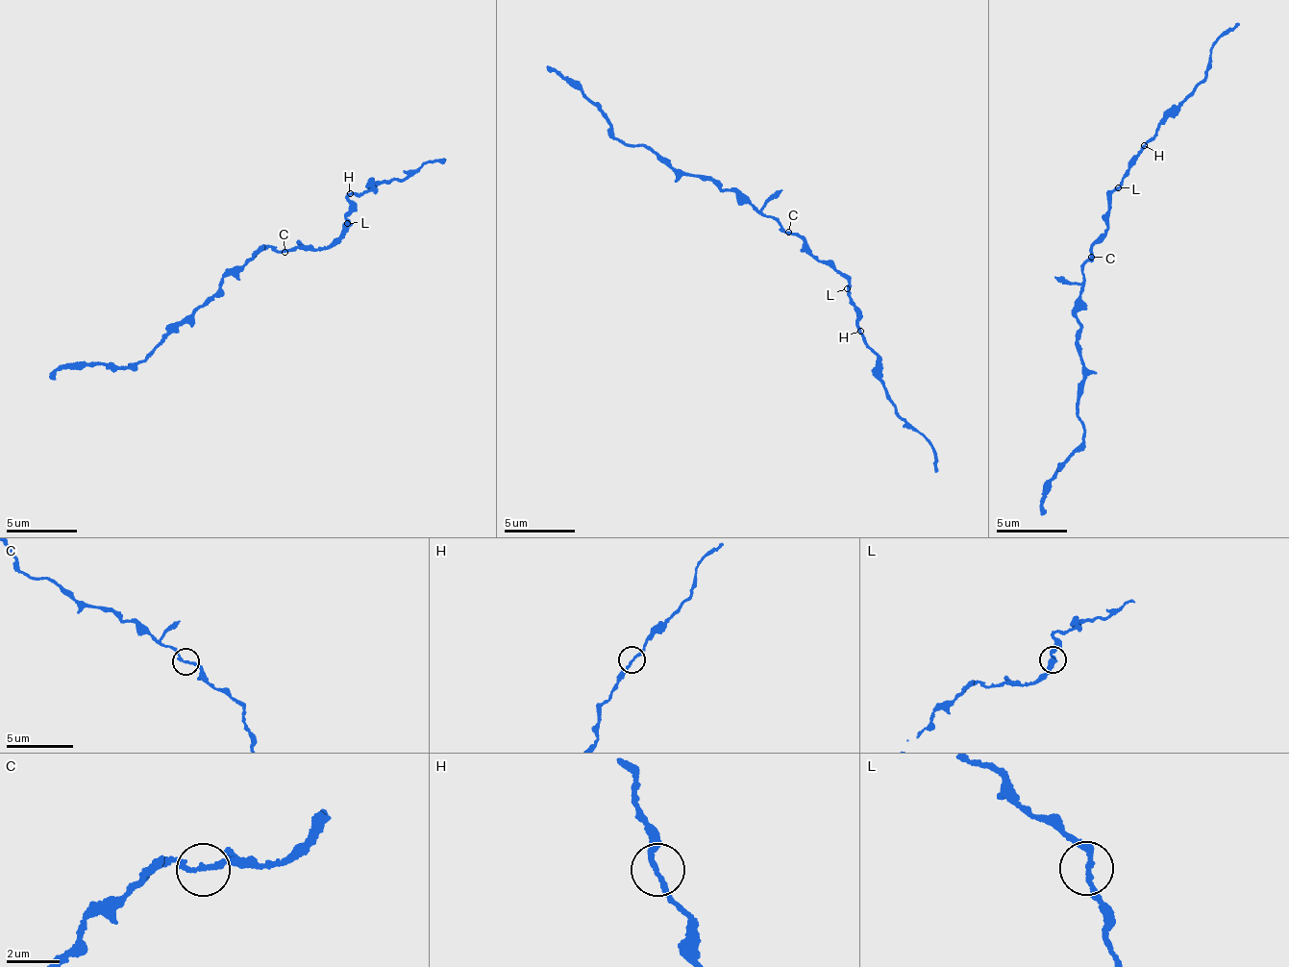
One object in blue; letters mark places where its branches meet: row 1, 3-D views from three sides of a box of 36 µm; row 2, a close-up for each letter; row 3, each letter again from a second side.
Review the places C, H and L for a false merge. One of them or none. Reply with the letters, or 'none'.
none

